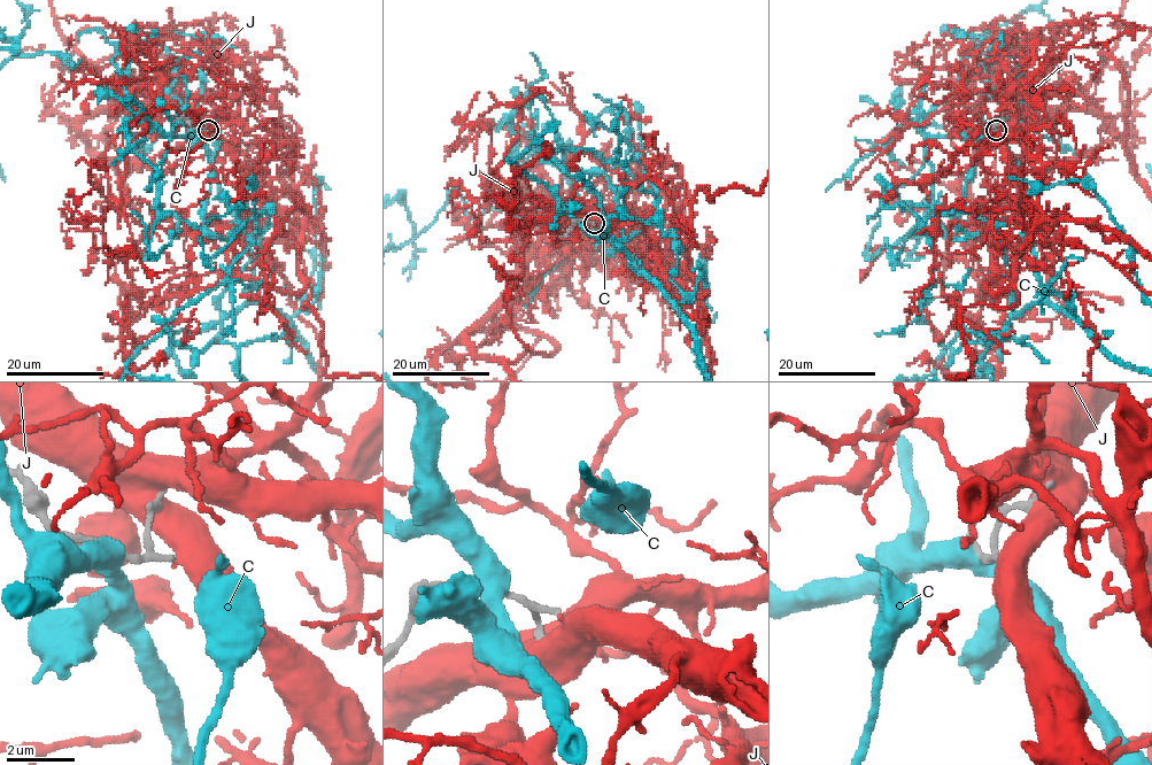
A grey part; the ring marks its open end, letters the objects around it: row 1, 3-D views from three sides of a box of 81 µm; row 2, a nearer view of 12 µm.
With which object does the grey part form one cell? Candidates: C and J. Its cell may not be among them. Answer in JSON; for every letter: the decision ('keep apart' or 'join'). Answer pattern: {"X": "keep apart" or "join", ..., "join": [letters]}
{"C": "keep apart", "J": "keep apart", "join": []}

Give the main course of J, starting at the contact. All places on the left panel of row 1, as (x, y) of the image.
J: (208, 131), (136, 163), (89, 144), (122, 172), (171, 66), (89, 62), (54, 14)

